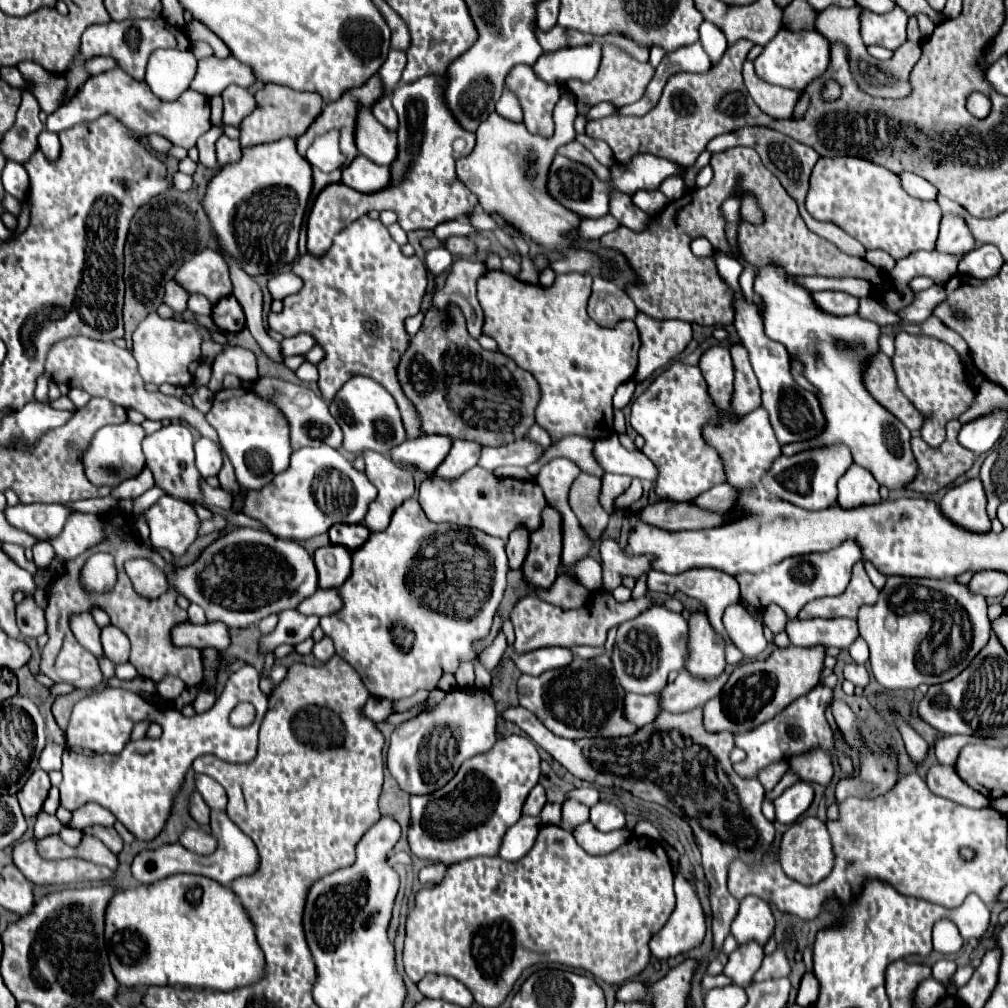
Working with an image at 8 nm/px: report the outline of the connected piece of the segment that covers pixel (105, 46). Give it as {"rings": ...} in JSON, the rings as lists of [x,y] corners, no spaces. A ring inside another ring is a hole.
{"rings":[[[156,17],[156,19],[126,19],[126,21],[110,21],[110,23],[100,23],[100,25],[90,25],[84,35],[82,35],[82,45],[80,45],[80,55],[76,59],[76,65],[74,69],[66,75],[68,83],[70,83],[70,89],[66,93],[66,99],[70,99],[76,89],[88,79],[88,73],[82,69],[82,63],[84,59],[90,59],[94,55],[110,55],[118,61],[118,65],[128,73],[132,75],[134,79],[144,79],[144,71],[146,71],[146,63],[148,63],[148,57],[152,51],[156,49],[170,49],[170,47],[176,47],[176,49],[188,49],[190,47],[190,41],[184,33],[184,29],[176,29],[172,27],[168,21],[164,21],[162,17]]]}

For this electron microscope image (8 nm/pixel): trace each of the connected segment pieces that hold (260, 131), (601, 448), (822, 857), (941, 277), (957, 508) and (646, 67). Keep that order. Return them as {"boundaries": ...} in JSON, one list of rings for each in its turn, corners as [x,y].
{"boundaries":[[[[264,85],[256,91],[256,109],[240,123],[240,147],[254,147],[264,143],[274,143],[284,137],[300,137],[320,115],[324,101],[318,93],[296,93],[282,85]]],[[[618,435],[598,439],[594,443],[594,455],[606,473],[624,473],[630,477],[646,479],[646,481],[656,481],[658,477],[654,463],[640,451],[634,451],[634,453],[626,451],[620,445]]],[[[804,817],[800,821],[796,821],[782,837],[780,841],[780,859],[786,859],[782,863],[786,875],[795,879],[804,885],[814,885],[822,881],[831,872],[834,865],[834,853],[832,848],[832,839],[830,833],[826,829],[826,825],[818,819],[818,817]]],[[[914,251],[912,255],[898,259],[890,275],[896,287],[908,287],[908,283],[918,275],[928,275],[940,285],[956,273],[958,261],[960,257],[944,255],[938,251]]],[[[978,477],[948,489],[940,503],[940,509],[944,515],[948,515],[948,519],[960,523],[960,527],[968,527],[972,531],[990,529],[990,519],[986,513],[986,493]]],[[[602,45],[602,65],[600,65],[596,79],[592,79],[592,83],[572,81],[566,87],[570,87],[578,99],[582,99],[590,105],[596,105],[600,101],[610,101],[618,107],[624,107],[642,97],[644,87],[650,83],[652,75],[654,75],[654,69],[650,67],[650,63],[636,63],[636,61],[632,61],[632,57],[624,55],[624,51],[616,51],[616,47]]]]}

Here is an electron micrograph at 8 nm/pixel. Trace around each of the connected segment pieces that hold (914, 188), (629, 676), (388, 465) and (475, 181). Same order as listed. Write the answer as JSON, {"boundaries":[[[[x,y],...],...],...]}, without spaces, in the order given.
{"boundaries":[[[[898,173],[898,179],[900,179],[900,185],[902,189],[912,195],[912,197],[920,197],[920,199],[936,199],[938,191],[922,177],[918,175],[912,175],[912,173]]],[[[652,605],[636,619],[630,619],[618,627],[616,645],[612,651],[612,669],[624,691],[638,695],[660,693],[666,687],[668,675],[684,667],[686,633],[688,623],[680,613],[668,611],[664,605]]],[[[366,451],[364,461],[366,461],[366,475],[378,489],[378,497],[372,501],[364,525],[372,533],[376,533],[384,531],[390,523],[392,511],[414,495],[414,479],[412,471],[396,467],[388,459],[388,455]]],[[[562,96],[554,107],[553,119],[555,132],[552,139],[532,135],[522,123],[512,123],[502,119],[498,113],[492,113],[480,127],[480,141],[468,157],[456,161],[456,175],[464,185],[478,197],[480,207],[486,213],[498,211],[510,225],[520,229],[522,235],[532,237],[546,249],[570,247],[570,241],[562,239],[564,231],[570,231],[580,221],[572,211],[564,211],[560,203],[544,191],[546,175],[550,163],[556,155],[556,149],[564,143],[574,141],[574,119],[576,119],[576,101]]]]}

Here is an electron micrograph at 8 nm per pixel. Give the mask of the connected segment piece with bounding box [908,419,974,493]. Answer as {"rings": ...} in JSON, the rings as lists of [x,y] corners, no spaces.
{"rings":[[[952,419],[948,421],[946,425],[946,441],[940,445],[940,447],[930,447],[928,443],[924,443],[922,437],[912,437],[912,451],[914,451],[914,457],[918,461],[918,467],[920,467],[920,473],[918,477],[908,485],[908,489],[914,489],[914,491],[920,491],[920,493],[936,493],[938,489],[950,485],[956,477],[960,477],[962,473],[966,473],[972,463],[974,463],[974,453],[960,447],[960,443],[956,441],[956,435],[960,431],[960,421],[958,419]]]}

